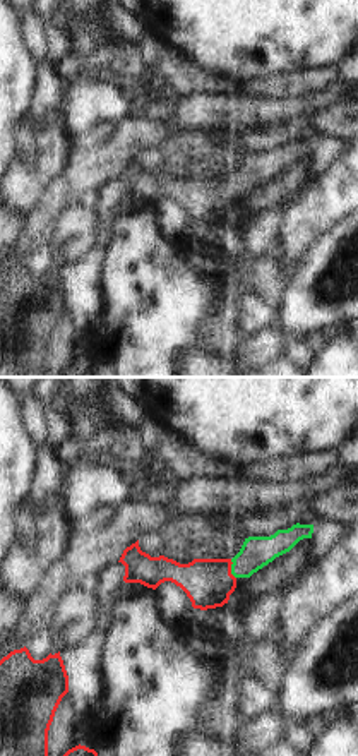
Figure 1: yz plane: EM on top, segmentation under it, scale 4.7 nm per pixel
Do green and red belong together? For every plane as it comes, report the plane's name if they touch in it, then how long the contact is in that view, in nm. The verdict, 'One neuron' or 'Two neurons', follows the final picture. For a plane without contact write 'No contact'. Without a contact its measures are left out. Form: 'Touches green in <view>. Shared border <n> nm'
Touches green in yz. Shared border 100 nm.

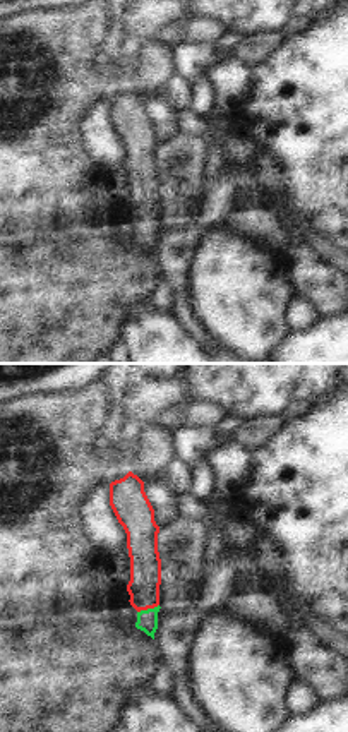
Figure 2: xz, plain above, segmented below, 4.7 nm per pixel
Touches green in xz. Shared border 110 nm.

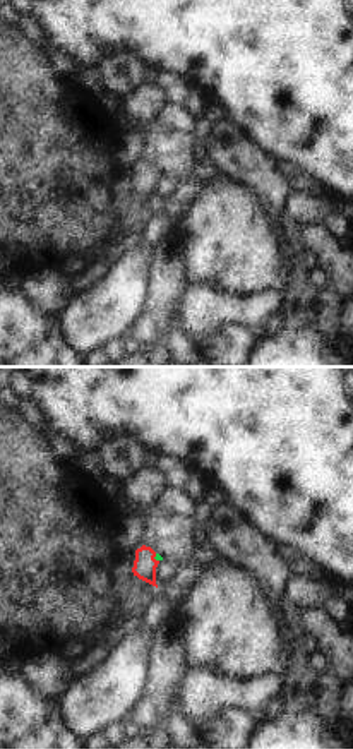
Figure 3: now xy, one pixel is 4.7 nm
Touches green in xy. Shared border 40 nm.

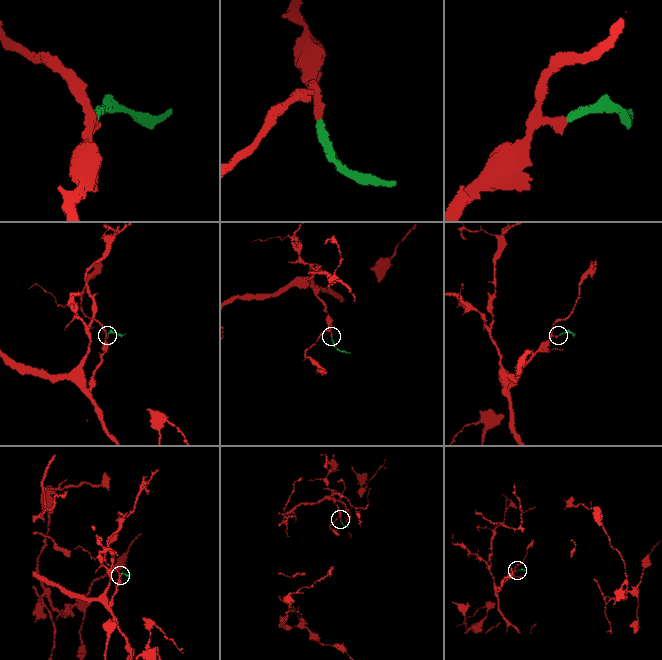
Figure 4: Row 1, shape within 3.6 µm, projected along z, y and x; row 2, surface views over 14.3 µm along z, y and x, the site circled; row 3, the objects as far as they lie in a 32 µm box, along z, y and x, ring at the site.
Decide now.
One neuron.

